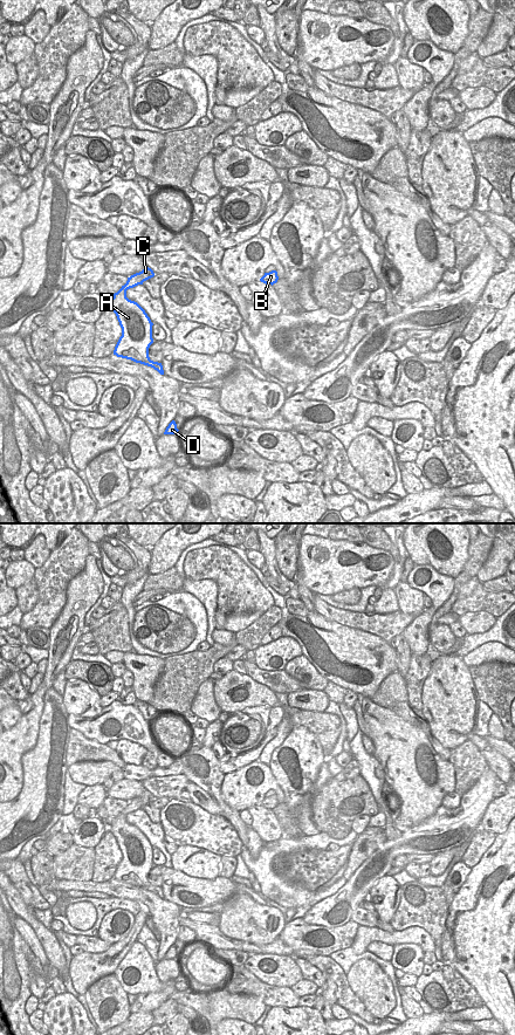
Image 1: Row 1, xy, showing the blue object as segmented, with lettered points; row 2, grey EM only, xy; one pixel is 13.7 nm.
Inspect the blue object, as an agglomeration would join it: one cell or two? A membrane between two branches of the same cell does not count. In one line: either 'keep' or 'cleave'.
keep

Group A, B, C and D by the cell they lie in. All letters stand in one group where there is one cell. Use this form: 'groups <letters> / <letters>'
groups A B C D

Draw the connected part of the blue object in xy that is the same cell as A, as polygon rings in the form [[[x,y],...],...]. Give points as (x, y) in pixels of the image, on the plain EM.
[[[145,790],[142,796],[128,802],[126,808],[114,818],[107,830],[112,832],[122,852],[122,861],[115,871],[114,879],[151,891],[164,899],[162,887],[153,886],[149,882],[149,872],[153,868],[153,848],[137,827],[126,822],[128,814],[143,809],[144,806],[153,801],[153,795]]]

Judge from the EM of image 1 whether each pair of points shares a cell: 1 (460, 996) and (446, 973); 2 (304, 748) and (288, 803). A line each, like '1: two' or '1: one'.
1: one
2: one

